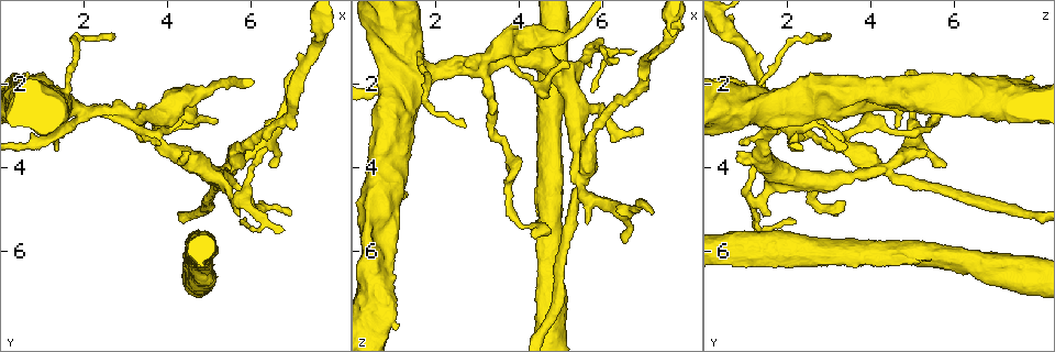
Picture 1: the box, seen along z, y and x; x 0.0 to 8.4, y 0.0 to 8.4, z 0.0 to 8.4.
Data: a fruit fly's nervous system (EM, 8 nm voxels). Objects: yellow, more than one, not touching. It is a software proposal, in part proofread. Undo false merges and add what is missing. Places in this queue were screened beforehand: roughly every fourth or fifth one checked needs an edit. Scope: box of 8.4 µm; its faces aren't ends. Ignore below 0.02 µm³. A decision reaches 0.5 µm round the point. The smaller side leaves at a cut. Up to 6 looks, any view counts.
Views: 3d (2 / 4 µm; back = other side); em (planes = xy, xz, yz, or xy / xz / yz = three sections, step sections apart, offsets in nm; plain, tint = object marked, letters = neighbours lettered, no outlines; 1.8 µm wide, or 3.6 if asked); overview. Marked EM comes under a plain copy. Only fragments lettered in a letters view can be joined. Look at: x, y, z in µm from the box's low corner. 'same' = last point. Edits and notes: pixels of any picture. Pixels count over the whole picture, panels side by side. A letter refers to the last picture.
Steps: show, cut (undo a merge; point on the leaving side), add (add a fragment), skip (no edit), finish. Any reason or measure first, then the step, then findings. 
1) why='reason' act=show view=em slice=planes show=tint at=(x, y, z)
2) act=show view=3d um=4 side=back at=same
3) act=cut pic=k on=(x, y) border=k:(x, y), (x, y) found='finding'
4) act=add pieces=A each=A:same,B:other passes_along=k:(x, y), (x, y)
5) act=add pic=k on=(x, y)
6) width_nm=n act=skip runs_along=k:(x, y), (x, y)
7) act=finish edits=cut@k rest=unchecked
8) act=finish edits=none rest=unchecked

why='four-way junction' act=show view=em slice=xy step=4 show=letters at=(3.05, 2.85, 1.60)

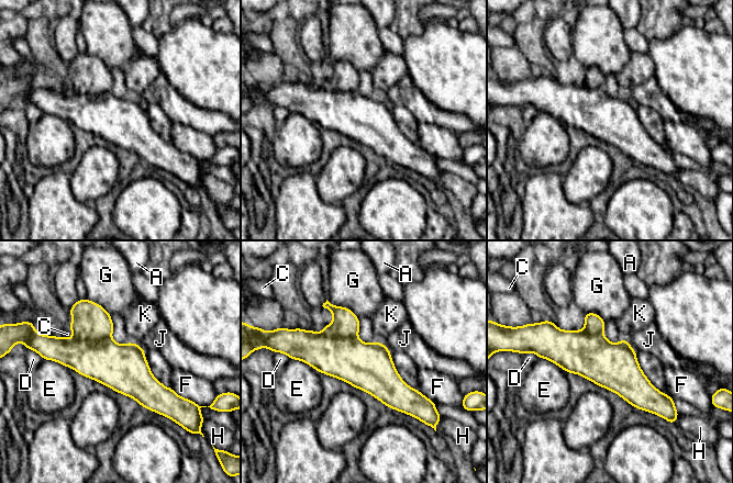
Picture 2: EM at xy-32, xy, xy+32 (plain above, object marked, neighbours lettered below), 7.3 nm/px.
act=show view=em slice=planes show=letters at=same

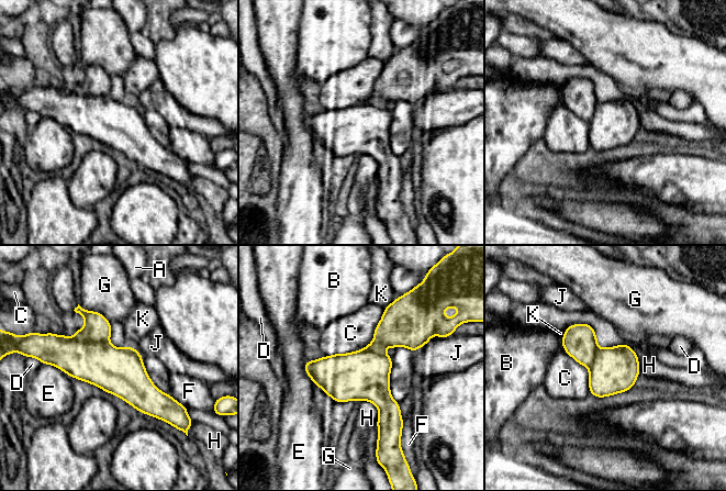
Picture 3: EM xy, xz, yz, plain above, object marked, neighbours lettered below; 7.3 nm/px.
act=cut pic=3 on=(97, 327) each=A:other,B:other,C:other,D:other,E:other,F:other,G:other,H:other,J:other,K:other border=3:(73, 336), (93, 342), (108, 341) found='a second neuron is stuck on'

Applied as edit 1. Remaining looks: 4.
why='redraw' act=show view=overview

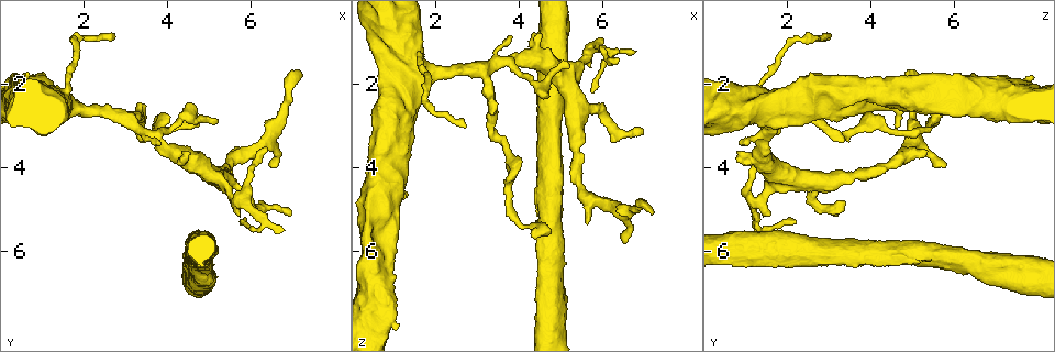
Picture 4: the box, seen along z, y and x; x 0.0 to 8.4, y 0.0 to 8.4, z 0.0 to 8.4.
why='thin end' act=show view=em slice=planes show=letters at=(6.40, 3.60, 1.40)

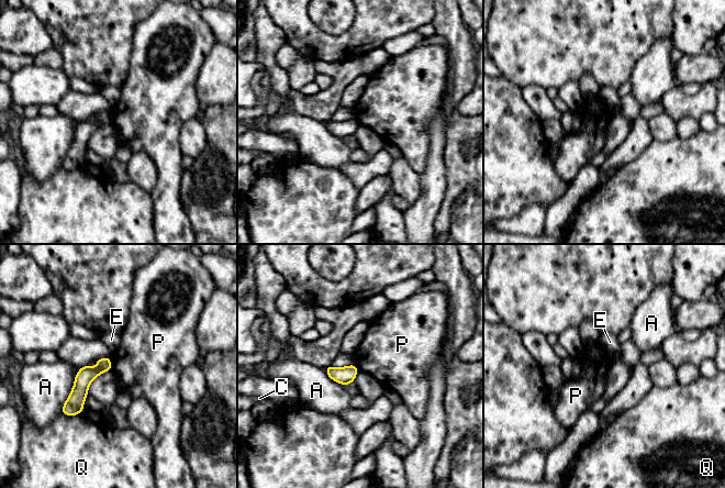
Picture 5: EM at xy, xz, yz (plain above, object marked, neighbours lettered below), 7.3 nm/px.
longest_contact=A:300nm act=skip each=A:other,C:other,E:other,P:other,Q:other border=5:(110, 357), (111, 368) found='no lettered fragment goes on from it'

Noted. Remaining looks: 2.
why='branch stops here' act=show view=3d um=2 at=(6.55, 4.00, 5.75)

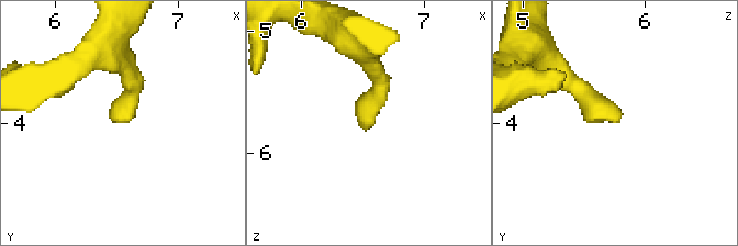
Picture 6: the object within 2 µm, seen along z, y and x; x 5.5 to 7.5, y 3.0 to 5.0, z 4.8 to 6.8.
why='need the tissue' act=show view=em slice=planes show=letters at=(6.52, 3.98, 5.78)

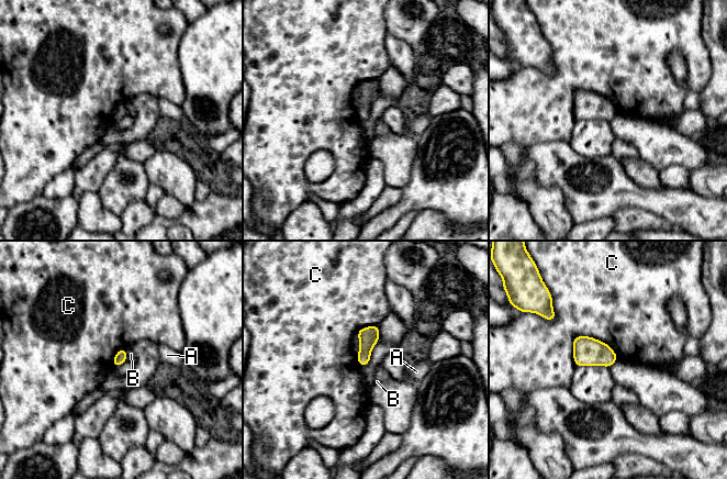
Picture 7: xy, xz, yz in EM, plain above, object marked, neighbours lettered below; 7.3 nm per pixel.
act=skip each=A:other,B:other,C:other border=7:(572, 340), (592, 336), (618, 356) found='none of them fits'

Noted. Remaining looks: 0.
act=finish edits=cut@3 rest=unchecked

